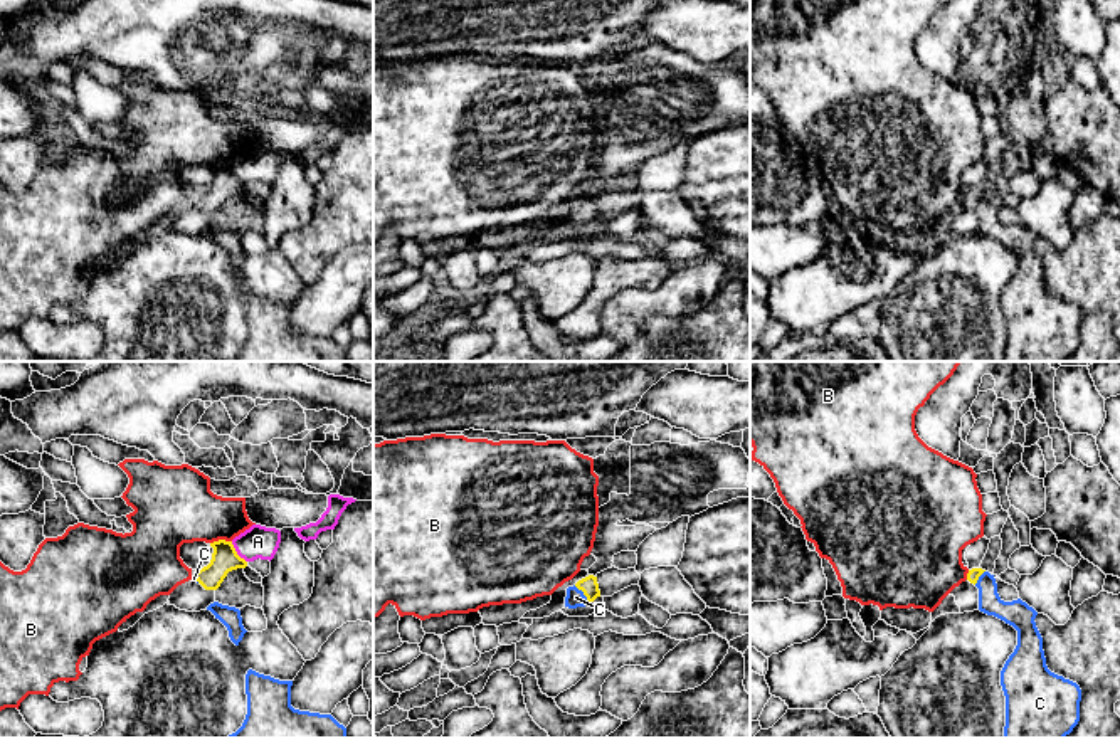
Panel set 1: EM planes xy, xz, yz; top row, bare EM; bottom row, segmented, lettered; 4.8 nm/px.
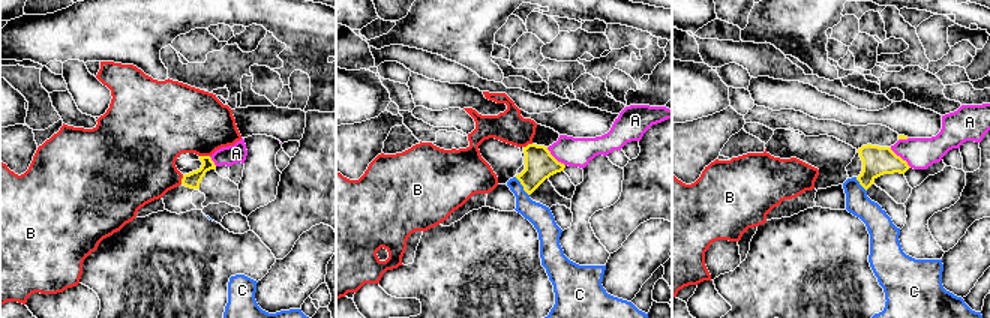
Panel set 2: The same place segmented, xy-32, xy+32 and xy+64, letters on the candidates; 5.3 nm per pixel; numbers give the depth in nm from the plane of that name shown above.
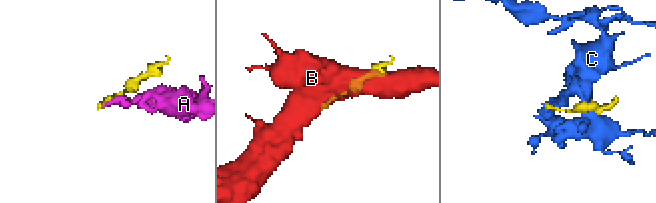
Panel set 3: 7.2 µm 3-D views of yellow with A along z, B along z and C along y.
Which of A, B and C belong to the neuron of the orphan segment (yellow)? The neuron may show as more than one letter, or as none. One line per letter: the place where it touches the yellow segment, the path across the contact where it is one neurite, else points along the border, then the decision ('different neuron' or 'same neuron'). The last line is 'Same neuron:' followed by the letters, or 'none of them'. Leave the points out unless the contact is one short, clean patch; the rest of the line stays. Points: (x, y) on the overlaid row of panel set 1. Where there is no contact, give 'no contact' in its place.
A: meets yellow in xy at (236, 552); different neuron
B: meets yellow in xy at (221, 540); border along xy (231, 540), (214, 540), (211, 543); different neuron
C: meets yellow in xz at (584, 594); runs through xz (589, 585), (584, 594), (575, 597); same neuron
Same neuron: C

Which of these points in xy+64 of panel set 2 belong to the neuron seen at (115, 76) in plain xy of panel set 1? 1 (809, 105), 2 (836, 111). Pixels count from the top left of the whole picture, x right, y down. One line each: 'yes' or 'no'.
1: no
2: no

